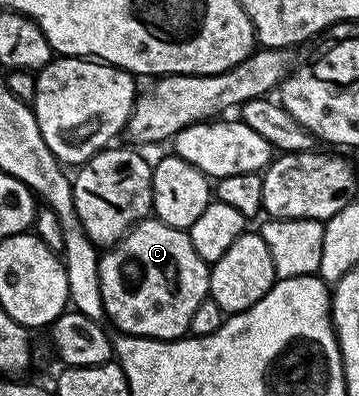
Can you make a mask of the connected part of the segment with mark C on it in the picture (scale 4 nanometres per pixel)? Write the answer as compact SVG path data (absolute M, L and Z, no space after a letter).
M156 216L144 218L100 255L99 281L105 318L113 321L122 334L162 340L184 338L189 334L195 308L199 308L199 304L209 293L209 268L210 263L204 262L199 252L195 252L195 244L191 244L186 231L171 228Z

